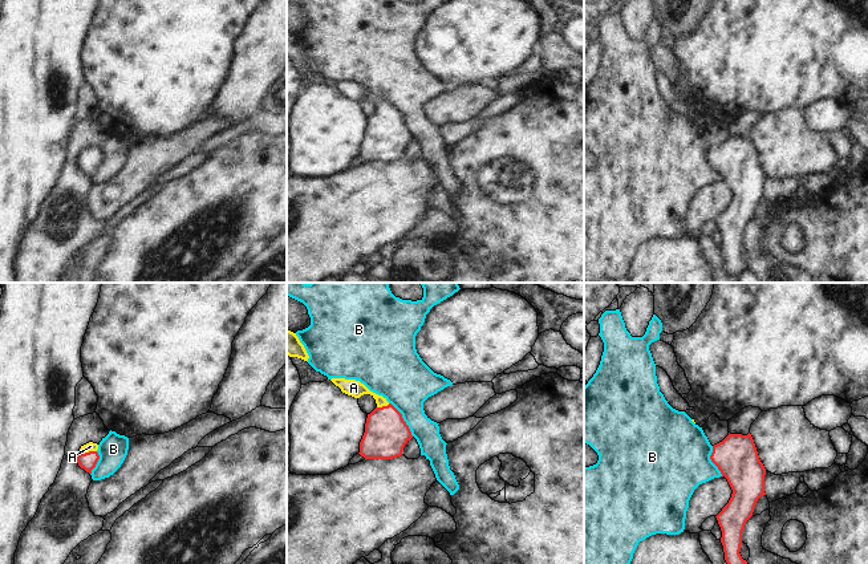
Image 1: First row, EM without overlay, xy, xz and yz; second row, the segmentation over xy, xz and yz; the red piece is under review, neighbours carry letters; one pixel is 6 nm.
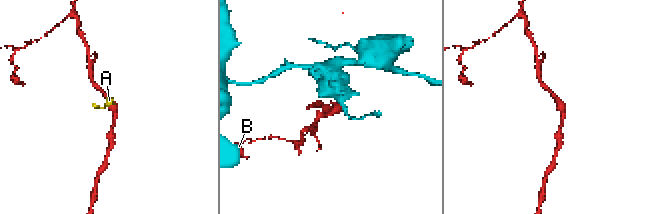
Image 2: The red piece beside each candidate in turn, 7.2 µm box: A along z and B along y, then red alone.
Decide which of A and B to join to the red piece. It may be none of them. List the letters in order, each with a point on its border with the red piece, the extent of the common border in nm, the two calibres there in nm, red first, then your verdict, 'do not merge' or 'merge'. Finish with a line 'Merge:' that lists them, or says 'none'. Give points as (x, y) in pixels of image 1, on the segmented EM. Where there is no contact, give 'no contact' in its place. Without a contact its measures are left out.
A: xy (86, 453) | 110 nm | 110/60 nm | merge
B: xz (402, 420) | 260 nm | 260/320 nm | do not merge
Merge: A

